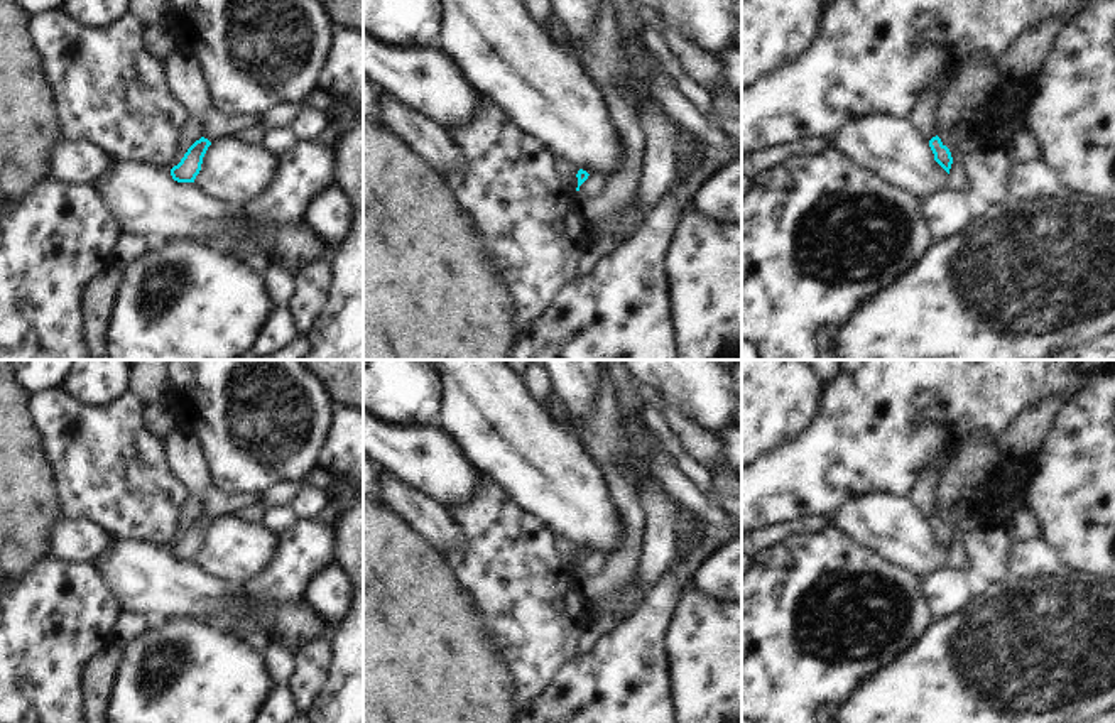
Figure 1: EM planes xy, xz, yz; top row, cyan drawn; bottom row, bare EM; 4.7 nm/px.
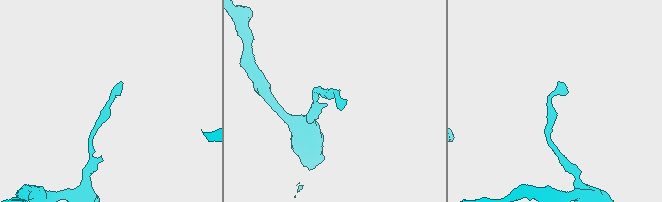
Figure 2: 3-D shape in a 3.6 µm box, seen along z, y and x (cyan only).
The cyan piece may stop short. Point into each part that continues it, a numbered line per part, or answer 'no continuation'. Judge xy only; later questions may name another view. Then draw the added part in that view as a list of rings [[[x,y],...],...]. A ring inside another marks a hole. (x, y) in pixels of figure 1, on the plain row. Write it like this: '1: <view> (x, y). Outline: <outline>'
1: xy (183, 456). Outline: [[[177,431],[167,436],[164,439],[164,463],[188,495],[201,503],[203,515],[209,520],[230,517],[237,510],[260,502],[257,493],[221,493],[213,485],[204,454],[193,436]]]

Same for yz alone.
1: yz (923, 495). Outline: [[[941,458],[934,461],[914,483],[909,493],[912,505],[929,520],[938,514],[936,488],[946,470],[946,461]]]

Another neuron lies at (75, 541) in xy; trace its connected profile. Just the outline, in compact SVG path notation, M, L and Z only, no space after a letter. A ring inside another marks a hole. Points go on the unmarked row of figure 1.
M59 517L49 535L49 556L73 564L95 564L112 539L91 520Z

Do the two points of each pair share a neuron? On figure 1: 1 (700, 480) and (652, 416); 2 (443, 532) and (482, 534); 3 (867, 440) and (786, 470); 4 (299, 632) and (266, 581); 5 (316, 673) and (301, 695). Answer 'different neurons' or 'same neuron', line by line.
1: same neuron
2: different neurons
3: same neuron
4: different neurons
5: same neuron

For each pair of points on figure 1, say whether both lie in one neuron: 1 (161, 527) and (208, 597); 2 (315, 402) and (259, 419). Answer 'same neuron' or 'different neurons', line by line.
1: different neurons
2: same neuron

